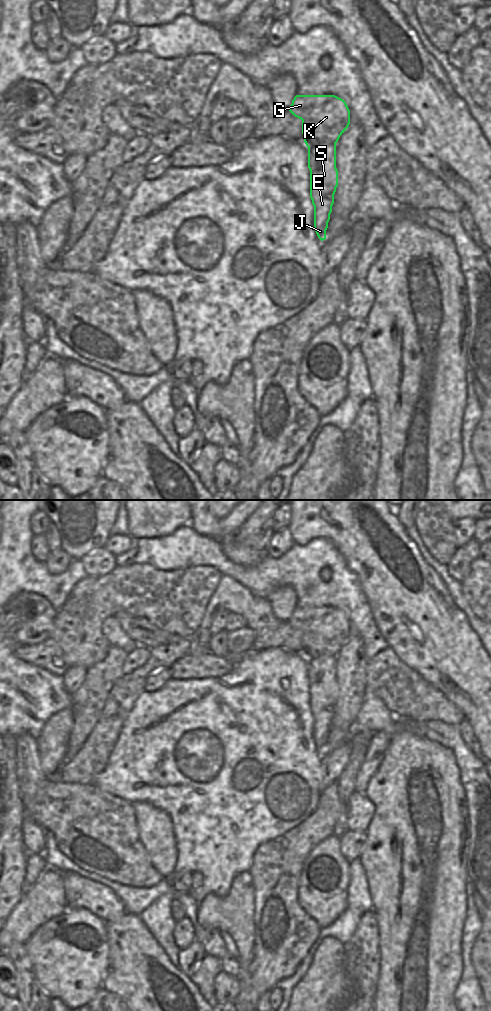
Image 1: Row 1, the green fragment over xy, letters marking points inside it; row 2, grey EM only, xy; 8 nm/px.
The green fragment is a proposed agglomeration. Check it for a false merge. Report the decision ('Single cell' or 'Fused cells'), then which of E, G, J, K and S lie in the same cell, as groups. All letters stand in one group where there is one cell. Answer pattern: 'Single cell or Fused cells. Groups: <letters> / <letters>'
Fused cells. Groups: E J S / G K

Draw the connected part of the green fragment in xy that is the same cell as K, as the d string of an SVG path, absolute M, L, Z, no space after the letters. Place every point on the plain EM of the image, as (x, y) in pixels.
M296 607L288 622L302 632L307 659L337 655L350 636L346 614L335 607Z

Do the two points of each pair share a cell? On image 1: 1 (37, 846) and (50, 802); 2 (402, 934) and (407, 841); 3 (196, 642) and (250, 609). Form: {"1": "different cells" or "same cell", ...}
{"1": "different cells", "2": "same cell", "3": "same cell"}

